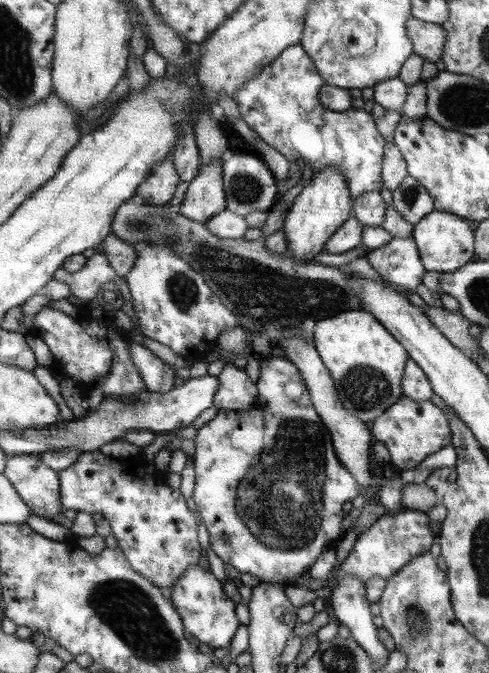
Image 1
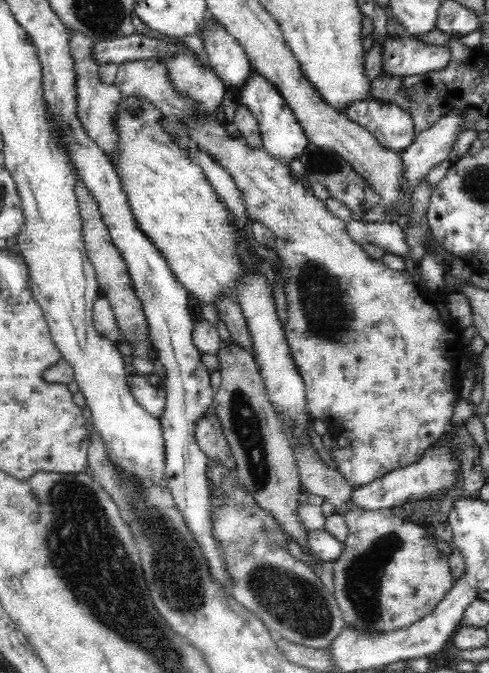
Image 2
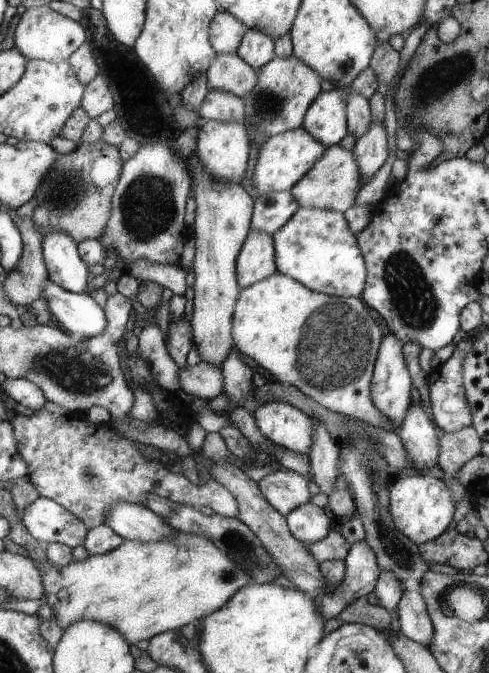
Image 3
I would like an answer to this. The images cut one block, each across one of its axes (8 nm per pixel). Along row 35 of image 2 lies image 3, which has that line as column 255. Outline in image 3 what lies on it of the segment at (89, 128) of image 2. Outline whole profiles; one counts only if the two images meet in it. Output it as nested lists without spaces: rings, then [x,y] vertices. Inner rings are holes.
[[[237,53],[217,54],[205,78],[209,90],[223,90],[239,98],[258,84],[258,72]]]

